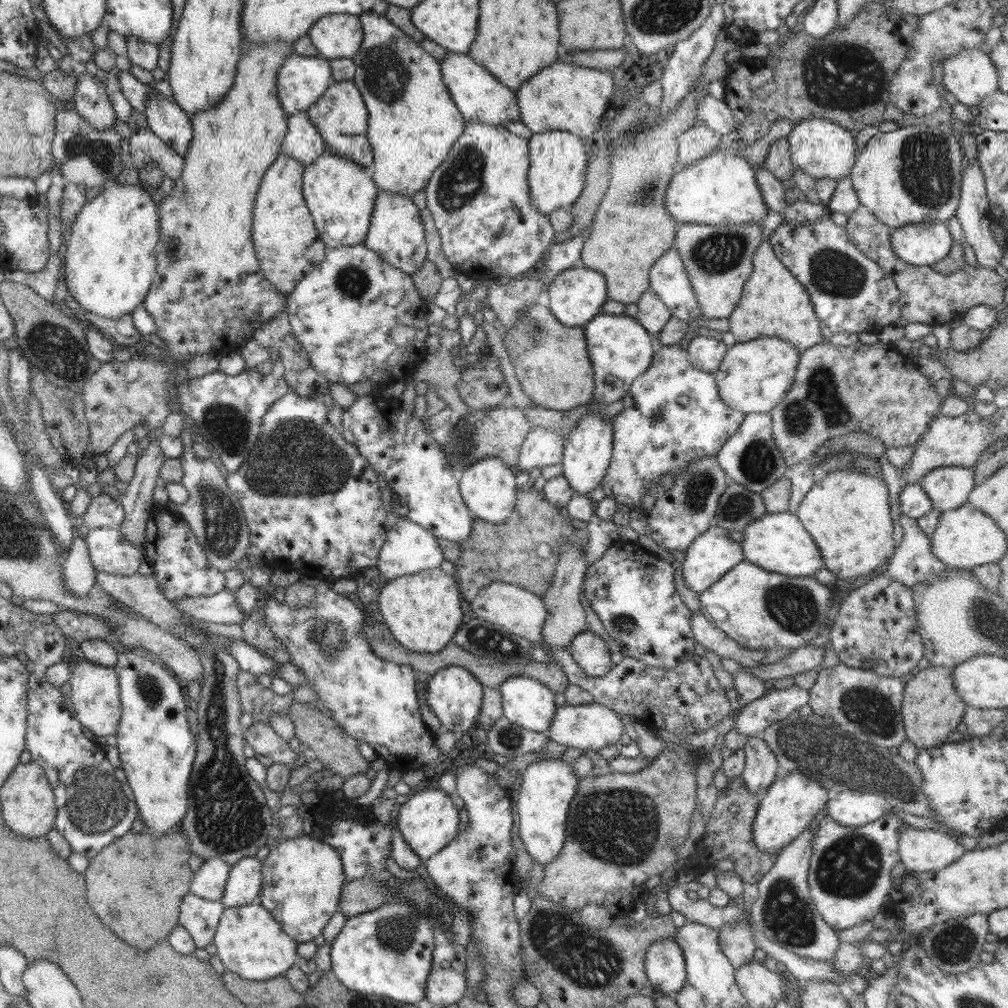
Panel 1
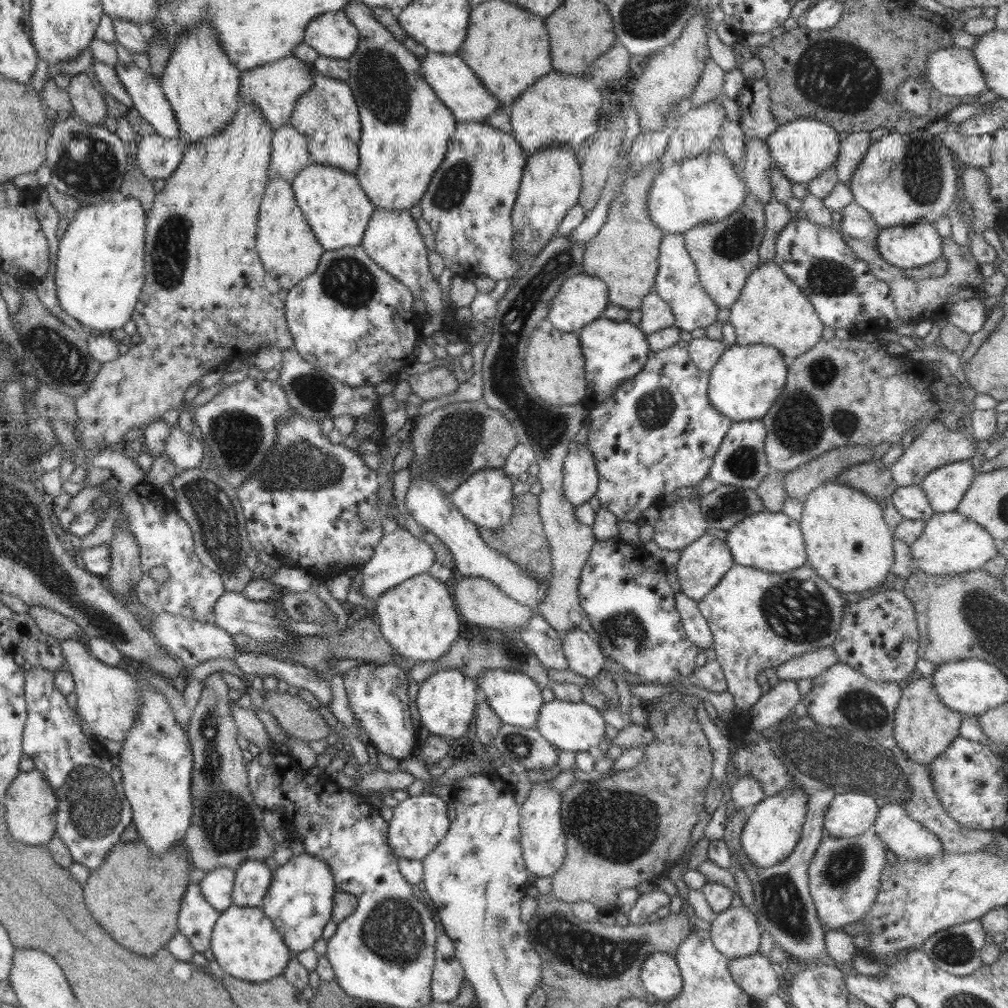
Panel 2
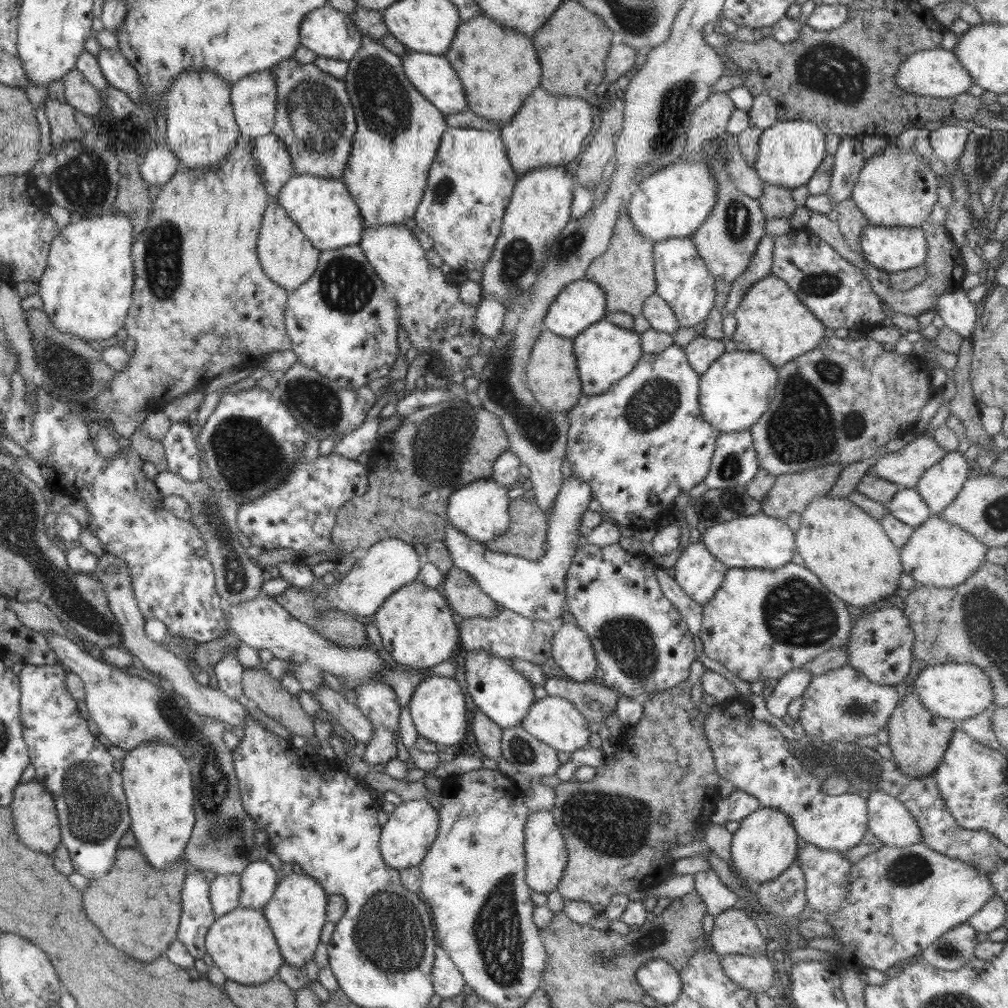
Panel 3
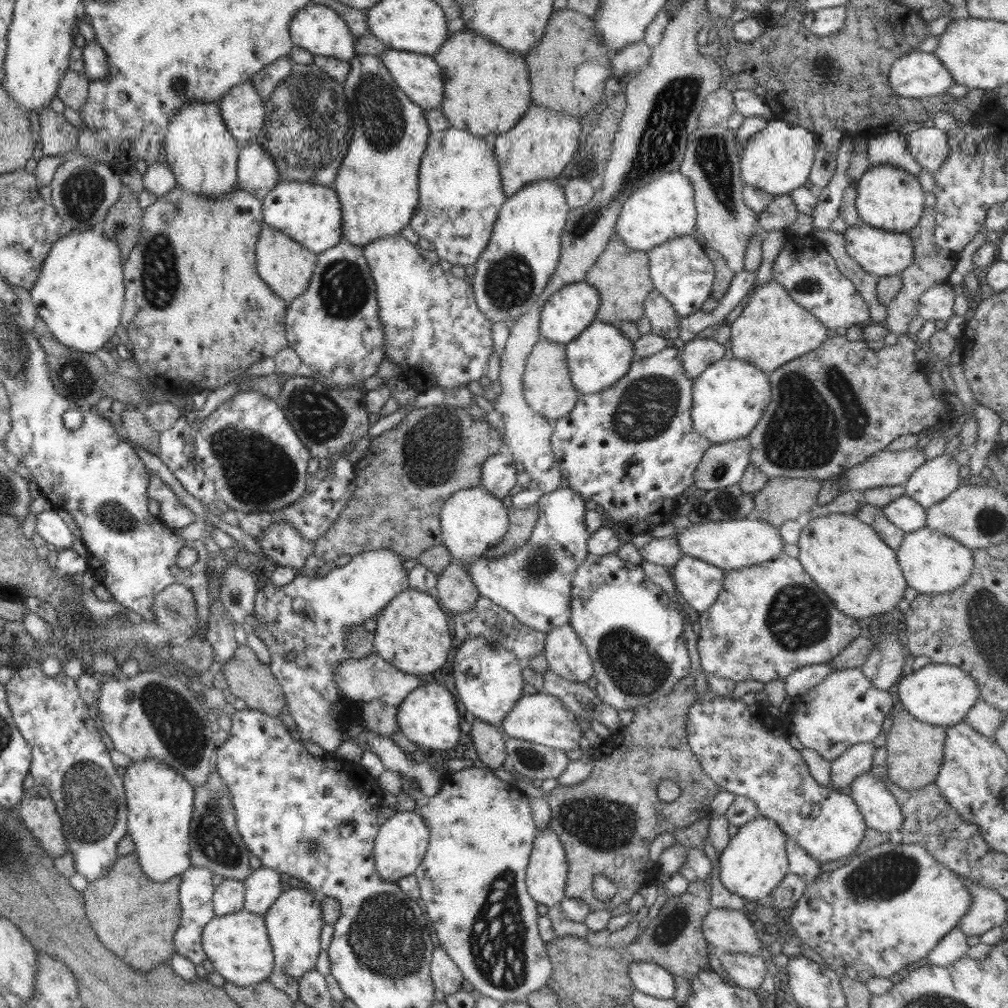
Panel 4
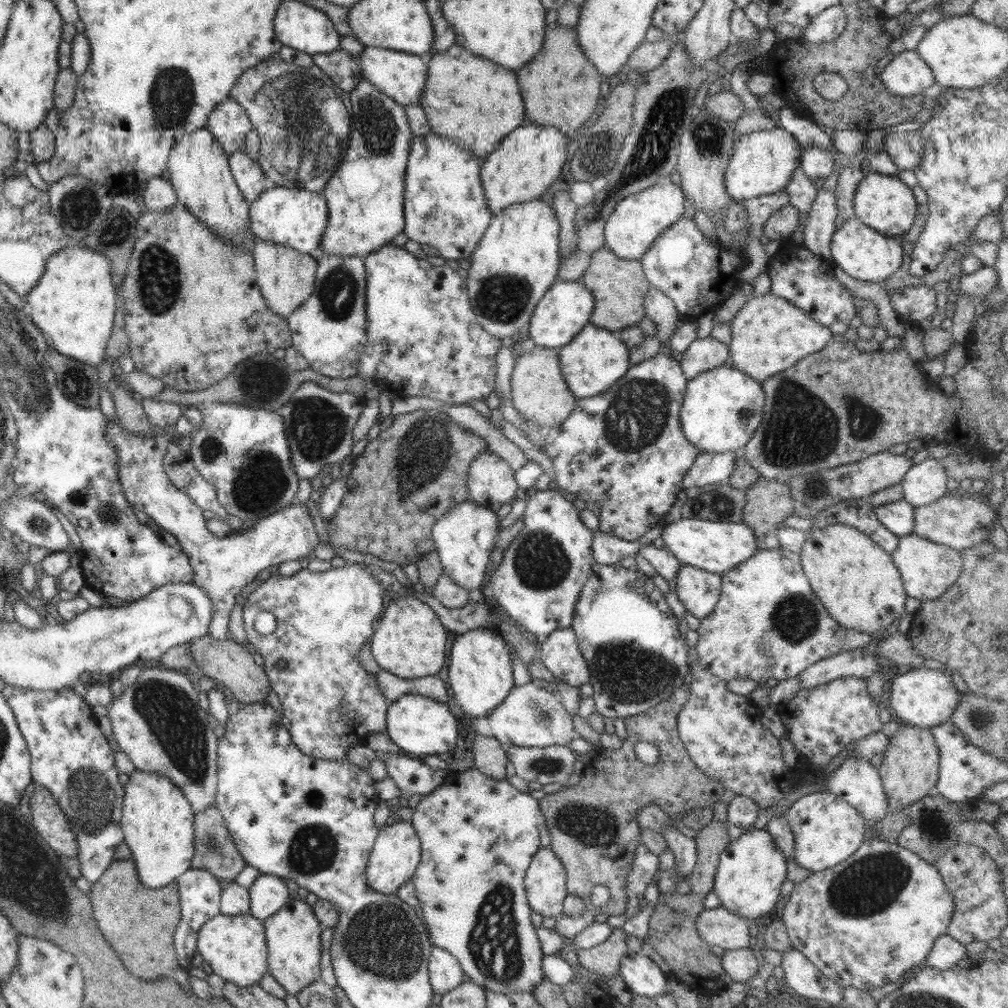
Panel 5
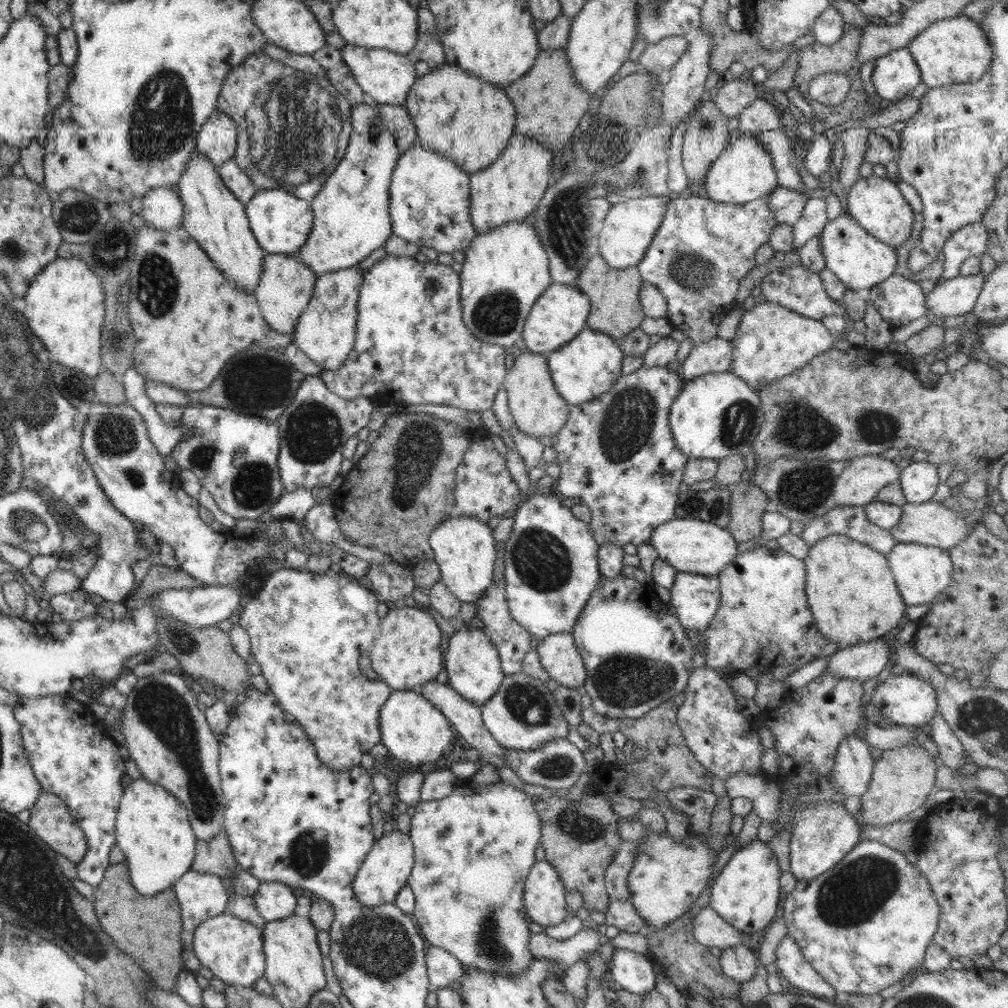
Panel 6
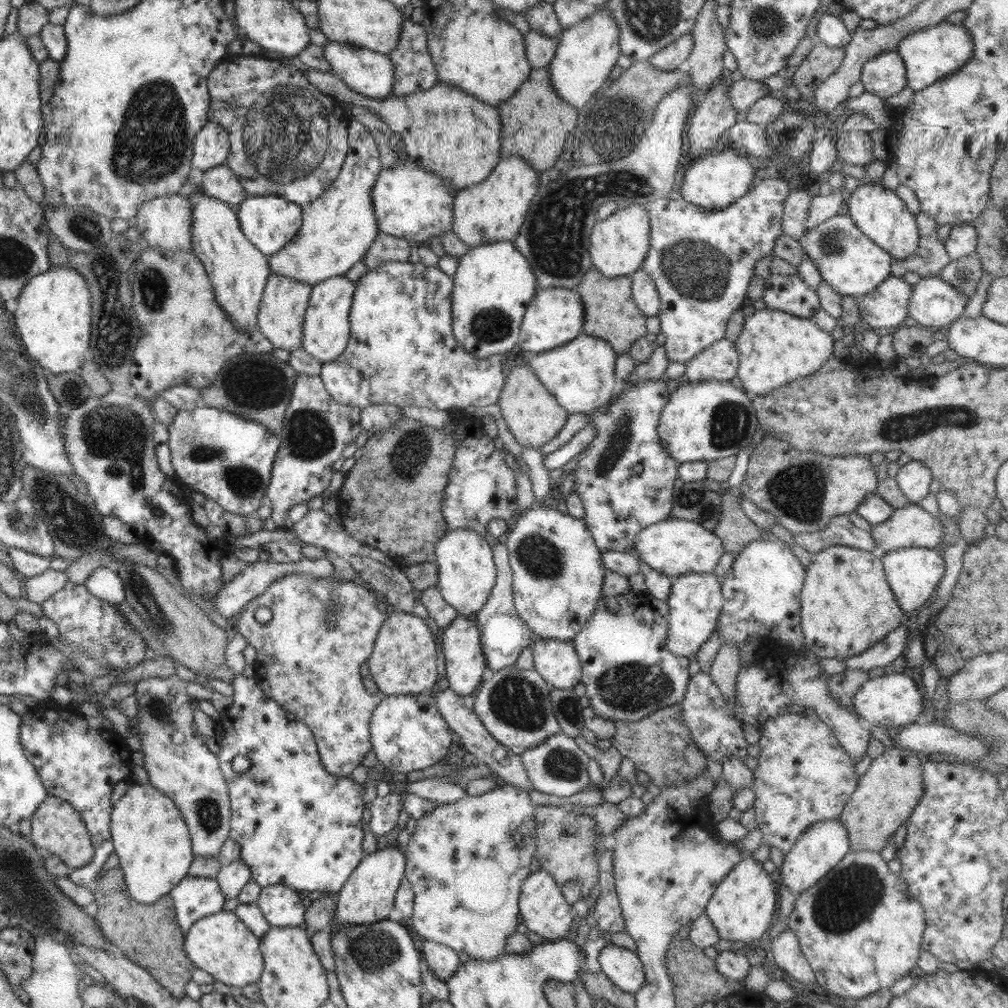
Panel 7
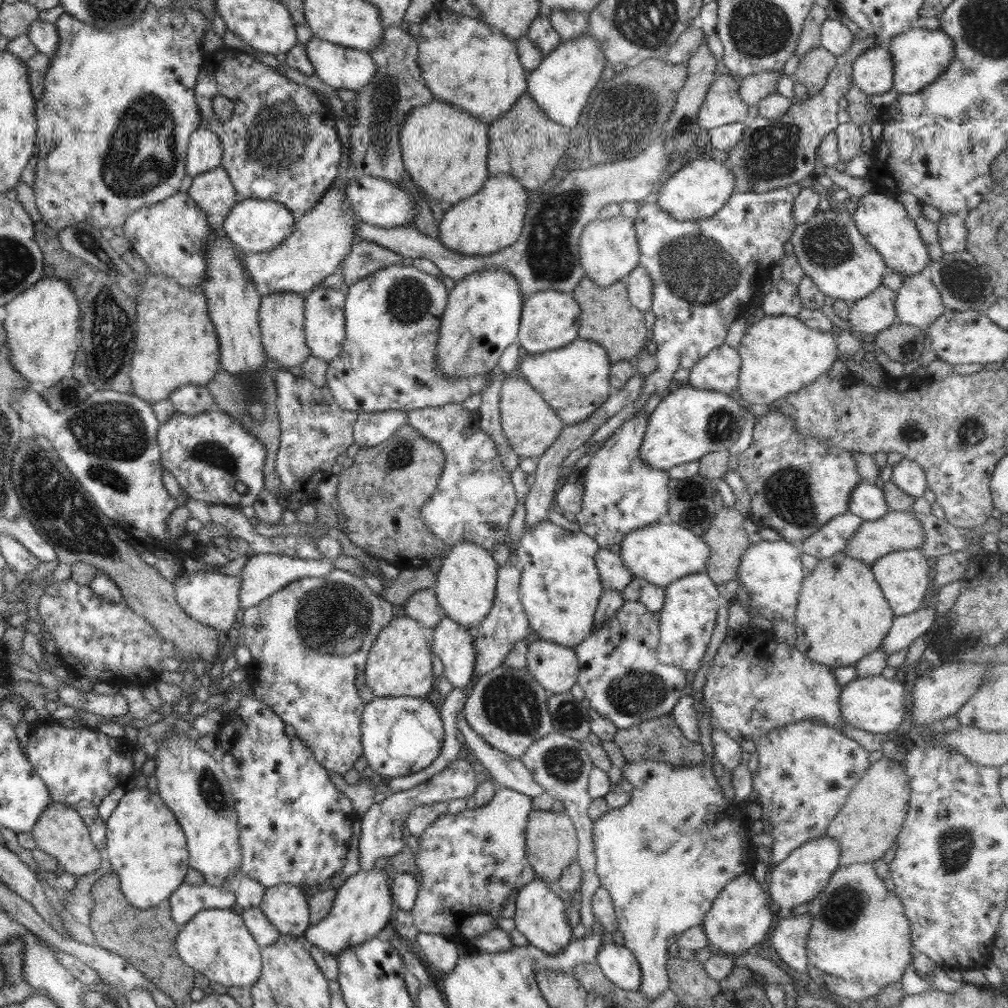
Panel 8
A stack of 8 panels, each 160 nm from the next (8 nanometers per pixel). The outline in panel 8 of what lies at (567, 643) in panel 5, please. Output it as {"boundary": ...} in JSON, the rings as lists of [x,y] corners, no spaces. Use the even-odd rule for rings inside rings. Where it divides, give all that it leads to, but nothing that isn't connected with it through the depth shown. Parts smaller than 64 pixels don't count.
{"boundary":[[[532,637],[526,653],[527,672],[549,693],[565,693],[576,684],[579,663],[575,649]]]}

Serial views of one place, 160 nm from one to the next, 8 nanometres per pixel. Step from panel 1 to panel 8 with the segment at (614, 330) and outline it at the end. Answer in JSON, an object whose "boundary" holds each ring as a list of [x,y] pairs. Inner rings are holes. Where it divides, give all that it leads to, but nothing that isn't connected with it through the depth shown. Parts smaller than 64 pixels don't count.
{"boundary":[[[578,336],[562,348],[528,354],[518,366],[520,374],[557,411],[564,425],[576,424],[590,418],[613,393],[609,381],[612,364],[606,349],[597,342]]]}

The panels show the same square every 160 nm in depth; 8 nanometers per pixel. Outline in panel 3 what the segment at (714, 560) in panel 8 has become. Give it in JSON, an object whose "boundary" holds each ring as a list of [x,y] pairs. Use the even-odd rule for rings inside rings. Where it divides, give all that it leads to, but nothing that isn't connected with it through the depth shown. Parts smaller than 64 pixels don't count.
{"boundary":[[[824,464],[809,471],[777,475],[775,483],[761,500],[762,512],[785,519],[790,513],[801,514],[815,499],[825,496],[839,477],[844,464]]]}

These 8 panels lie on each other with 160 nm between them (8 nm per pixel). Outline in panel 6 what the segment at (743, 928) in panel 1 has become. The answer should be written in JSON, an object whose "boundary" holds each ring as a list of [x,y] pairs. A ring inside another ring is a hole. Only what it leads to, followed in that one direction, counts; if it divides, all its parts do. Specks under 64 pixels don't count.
{"boundary":[[[703,907],[694,917],[693,935],[704,946],[725,949],[747,940],[747,935],[720,918],[712,907]]]}

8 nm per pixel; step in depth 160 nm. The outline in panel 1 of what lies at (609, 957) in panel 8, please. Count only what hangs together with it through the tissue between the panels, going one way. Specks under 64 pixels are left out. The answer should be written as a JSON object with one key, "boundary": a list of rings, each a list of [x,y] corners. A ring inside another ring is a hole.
{"boundary":[[[674,938],[651,944],[645,956],[644,973],[650,982],[650,991],[675,994],[684,986],[687,975],[685,958]]]}

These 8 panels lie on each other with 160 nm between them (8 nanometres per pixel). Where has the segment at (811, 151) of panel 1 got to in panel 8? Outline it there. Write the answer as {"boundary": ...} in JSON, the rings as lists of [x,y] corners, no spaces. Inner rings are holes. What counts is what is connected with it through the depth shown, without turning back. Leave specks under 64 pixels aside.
{"boundary":[[[692,160],[692,164],[682,166],[674,176],[664,180],[656,191],[658,206],[672,218],[679,220],[696,220],[710,218],[716,214],[732,194],[736,193],[736,183],[732,171],[724,160]]]}

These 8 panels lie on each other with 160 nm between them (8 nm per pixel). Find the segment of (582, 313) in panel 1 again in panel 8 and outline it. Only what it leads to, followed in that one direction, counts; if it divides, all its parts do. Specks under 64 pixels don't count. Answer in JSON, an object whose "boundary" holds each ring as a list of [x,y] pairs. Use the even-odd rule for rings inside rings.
{"boundary":[[[545,290],[523,299],[517,342],[528,352],[543,353],[570,344],[578,335],[580,307],[572,293]]]}

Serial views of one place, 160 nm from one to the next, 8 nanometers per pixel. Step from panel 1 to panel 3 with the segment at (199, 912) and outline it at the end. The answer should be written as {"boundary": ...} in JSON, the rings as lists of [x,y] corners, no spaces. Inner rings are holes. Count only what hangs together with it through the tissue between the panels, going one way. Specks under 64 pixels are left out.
{"boundary":[[[191,870],[182,890],[182,920],[178,940],[195,959],[203,958],[206,954],[205,936],[216,917],[209,899],[209,886],[202,872]]]}

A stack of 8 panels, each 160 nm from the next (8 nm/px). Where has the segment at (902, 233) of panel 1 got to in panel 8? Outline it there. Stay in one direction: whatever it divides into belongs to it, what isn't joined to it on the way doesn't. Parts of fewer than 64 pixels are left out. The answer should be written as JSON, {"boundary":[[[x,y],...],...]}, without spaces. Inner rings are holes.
{"boundary":[[[817,211],[808,222],[795,226],[790,242],[805,274],[834,299],[853,302],[868,296],[882,285],[883,276],[889,271],[880,253],[860,234],[853,216],[846,212]]]}

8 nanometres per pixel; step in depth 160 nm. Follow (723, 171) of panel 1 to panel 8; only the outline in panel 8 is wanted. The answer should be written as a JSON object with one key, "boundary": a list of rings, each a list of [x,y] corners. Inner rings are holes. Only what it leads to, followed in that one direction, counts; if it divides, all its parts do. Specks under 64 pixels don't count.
{"boundary":[[[624,215],[590,221],[582,231],[579,251],[585,276],[598,286],[610,286],[628,276],[639,265],[640,251],[637,243],[635,221]]]}

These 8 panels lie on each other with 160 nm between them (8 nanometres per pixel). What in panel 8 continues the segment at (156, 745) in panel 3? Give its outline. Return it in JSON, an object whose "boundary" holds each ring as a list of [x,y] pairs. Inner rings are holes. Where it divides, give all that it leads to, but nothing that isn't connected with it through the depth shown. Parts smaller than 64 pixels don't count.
{"boundary":[[[134,786],[132,790],[126,790],[105,825],[107,843],[103,855],[119,876],[126,900],[139,909],[148,909],[168,900],[184,882],[189,869],[189,852],[182,827],[160,795],[148,787]]]}

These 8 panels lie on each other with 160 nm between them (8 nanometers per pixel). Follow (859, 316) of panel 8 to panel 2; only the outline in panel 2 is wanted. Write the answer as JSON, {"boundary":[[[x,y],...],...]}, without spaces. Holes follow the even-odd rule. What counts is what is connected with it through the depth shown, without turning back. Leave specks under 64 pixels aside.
{"boundary":[[[960,299],[952,305],[944,322],[953,324],[960,328],[960,330],[972,335],[982,330],[989,312],[984,308],[982,301],[976,299]]]}

